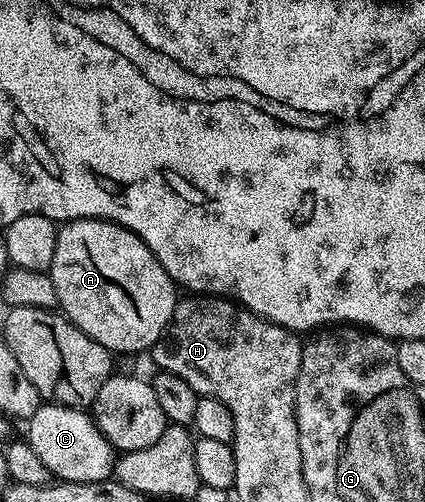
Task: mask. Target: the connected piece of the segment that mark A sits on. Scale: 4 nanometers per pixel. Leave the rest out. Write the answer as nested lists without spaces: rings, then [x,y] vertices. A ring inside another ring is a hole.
[[[70,220],[57,229],[55,254],[48,274],[54,282],[60,311],[83,334],[114,354],[145,352],[165,335],[179,299],[173,279],[151,254],[151,250],[131,230],[109,220]]]

